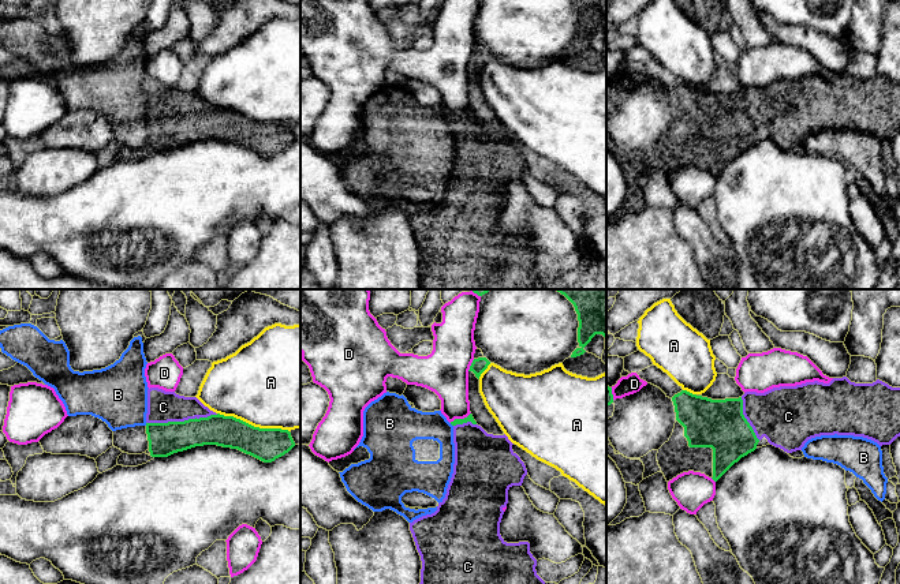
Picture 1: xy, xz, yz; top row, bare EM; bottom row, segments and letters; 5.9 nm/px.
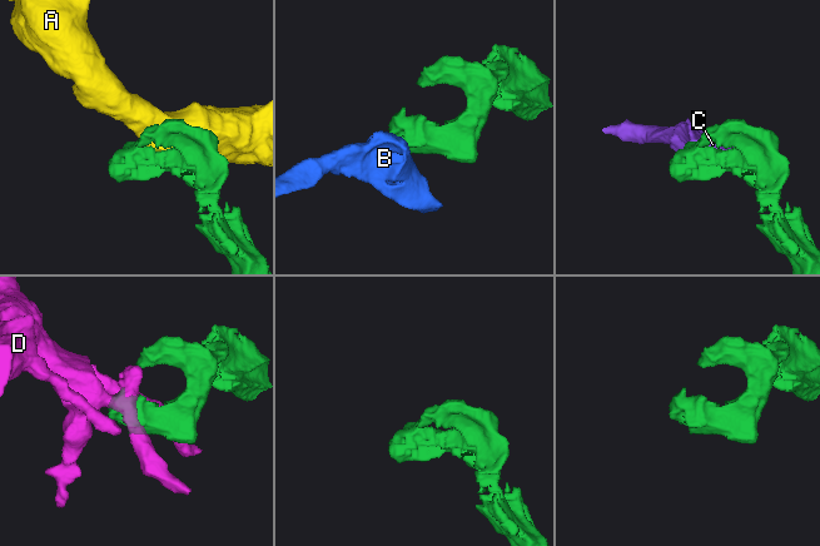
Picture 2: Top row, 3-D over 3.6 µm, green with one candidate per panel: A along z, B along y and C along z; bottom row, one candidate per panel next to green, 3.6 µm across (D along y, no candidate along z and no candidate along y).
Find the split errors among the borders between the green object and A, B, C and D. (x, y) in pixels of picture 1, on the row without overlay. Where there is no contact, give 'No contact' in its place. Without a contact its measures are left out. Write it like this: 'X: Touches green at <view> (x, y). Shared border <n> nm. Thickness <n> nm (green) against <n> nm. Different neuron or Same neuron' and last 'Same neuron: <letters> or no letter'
A: Touches green at xy (253, 120). Shared border 440 nm. Thickness 190 nm (green) against 500 nm. Different neuron
B: No contact. Different neuron
C: Touches green at xy (182, 116). Shared border 420 nm. Thickness 190 nm (green) against 190 nm. Same neuron
D: Touches green at xz (459, 113). Shared border 140 nm. Thickness 40 nm (green) against 240 nm. Different neuron
Same neuron: C

